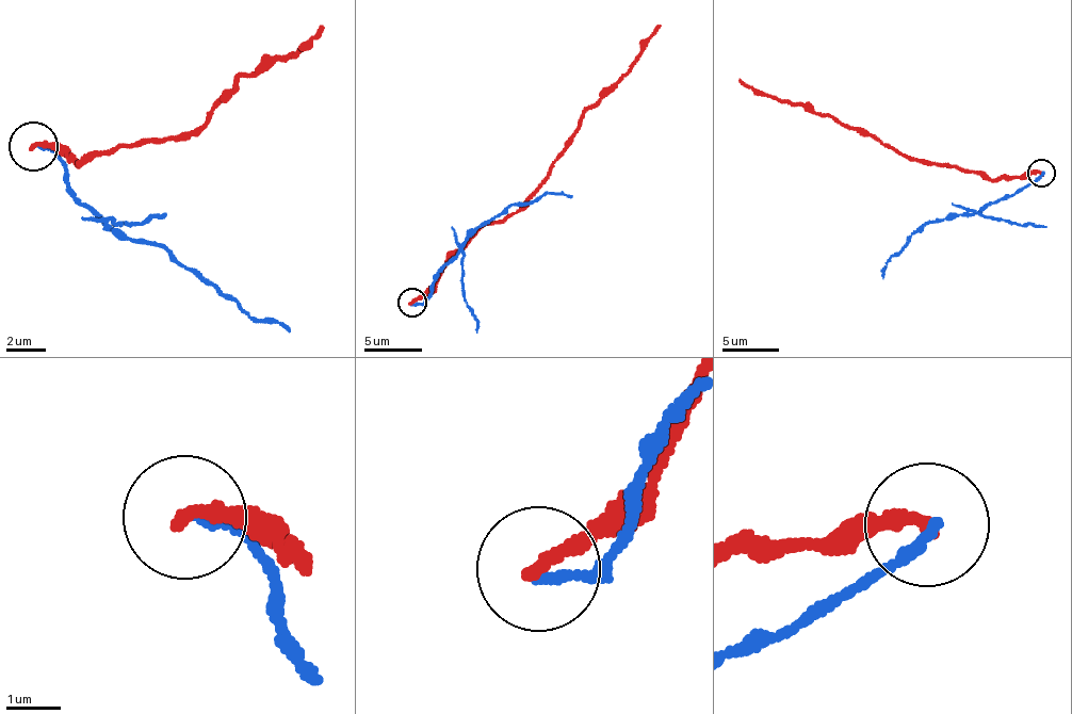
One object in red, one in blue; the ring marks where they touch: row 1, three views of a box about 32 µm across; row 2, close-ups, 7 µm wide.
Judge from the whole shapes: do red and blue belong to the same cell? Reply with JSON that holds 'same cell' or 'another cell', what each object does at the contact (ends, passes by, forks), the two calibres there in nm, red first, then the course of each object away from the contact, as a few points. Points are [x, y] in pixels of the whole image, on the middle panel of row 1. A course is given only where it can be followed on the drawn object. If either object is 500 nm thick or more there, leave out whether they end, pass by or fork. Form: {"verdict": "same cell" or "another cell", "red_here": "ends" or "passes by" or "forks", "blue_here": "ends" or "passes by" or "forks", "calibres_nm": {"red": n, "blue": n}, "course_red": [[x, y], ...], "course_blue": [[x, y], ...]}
{"verdict": "another cell", "red_here": "ends", "blue_here": "ends", "calibres_nm": {"red": 280, "blue": 170}, "course_red": [[412, 302], [483, 228], [503, 222], [528, 196], [565, 149], [579, 116], [627, 70], [640, 44], [661, 25]], "course_blue": [[412, 305], [421, 305], [427, 298], [434, 275], [481, 226], [513, 204], [541, 198], [548, 192], [571, 198]]}

